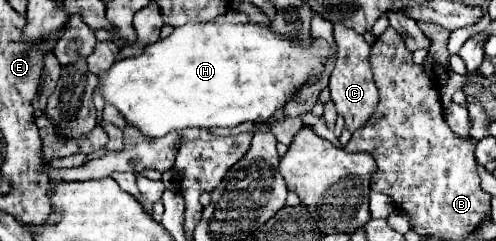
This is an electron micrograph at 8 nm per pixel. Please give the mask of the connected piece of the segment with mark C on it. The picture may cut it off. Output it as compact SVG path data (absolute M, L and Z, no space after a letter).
M334 23L334 39L338 45L338 55L336 55L336 67L330 75L330 95L338 115L344 117L346 127L350 131L356 131L368 121L368 117L378 105L378 89L370 65L370 43L360 33L356 33L350 27L344 27L342 23Z

